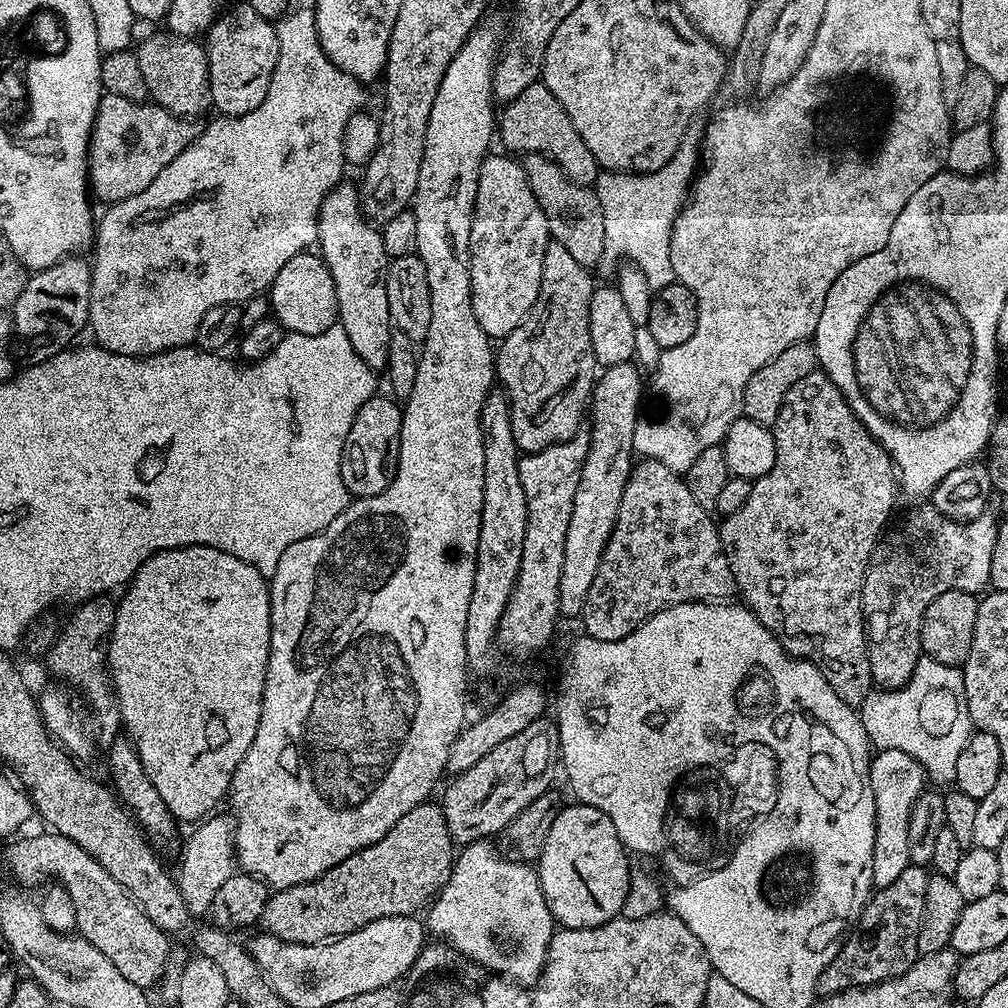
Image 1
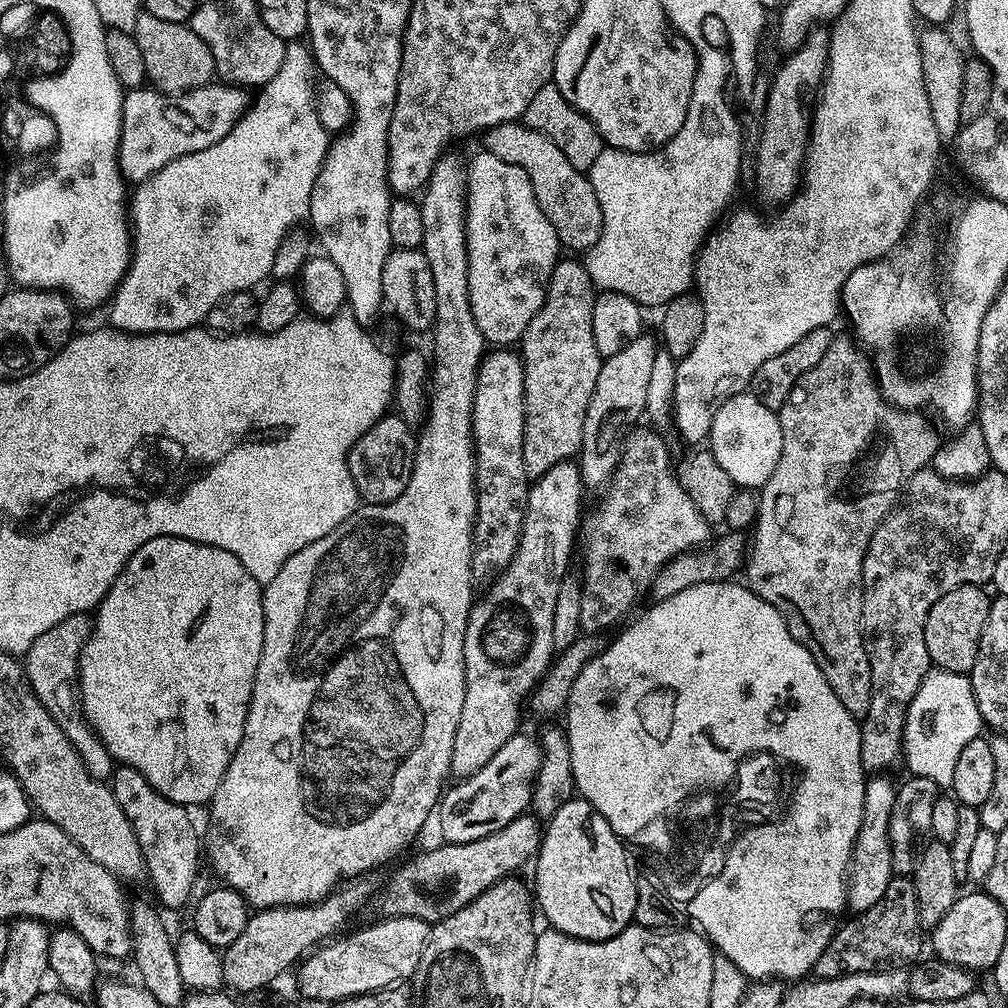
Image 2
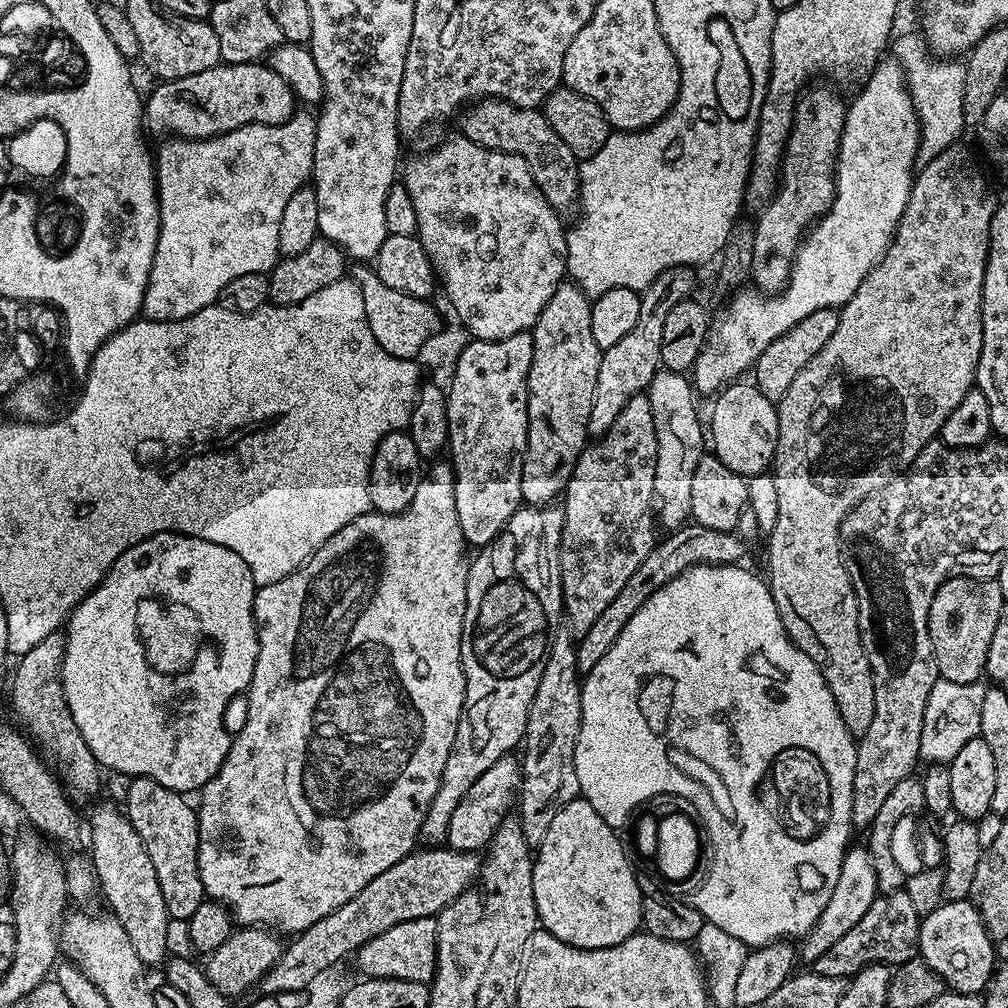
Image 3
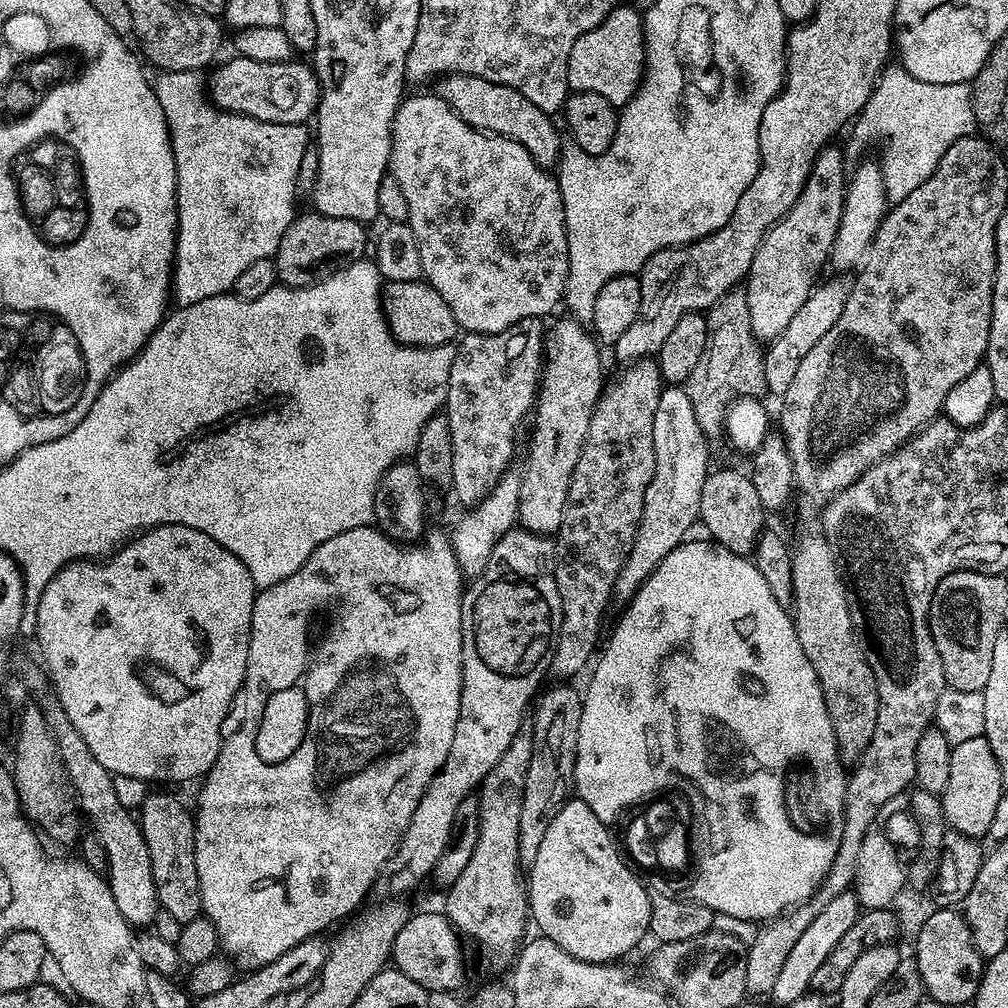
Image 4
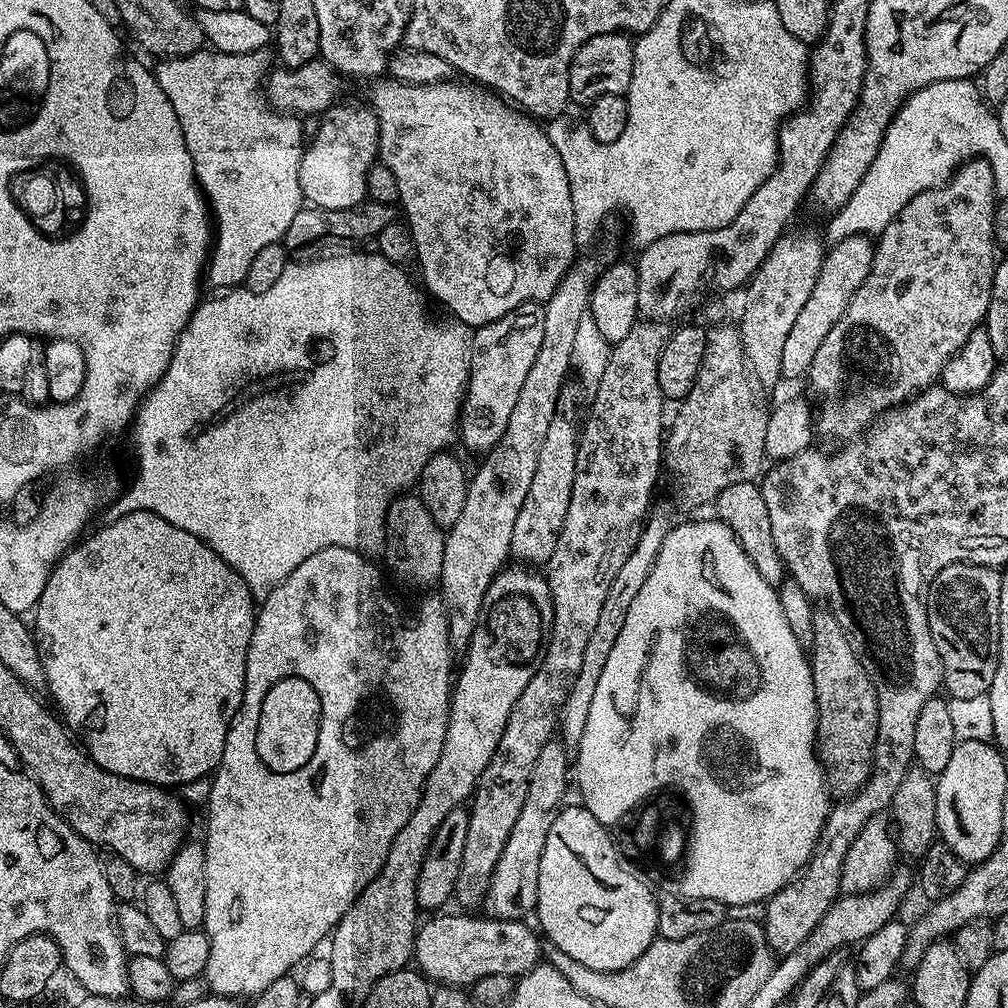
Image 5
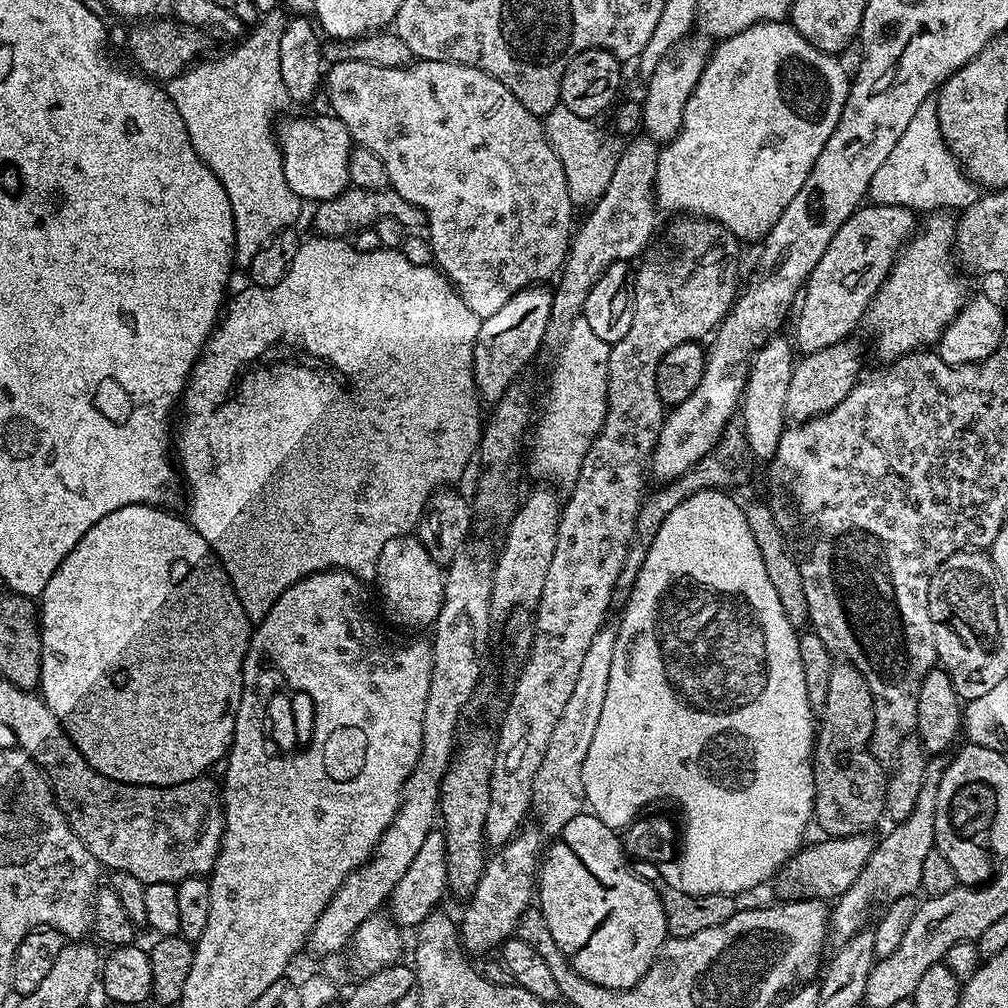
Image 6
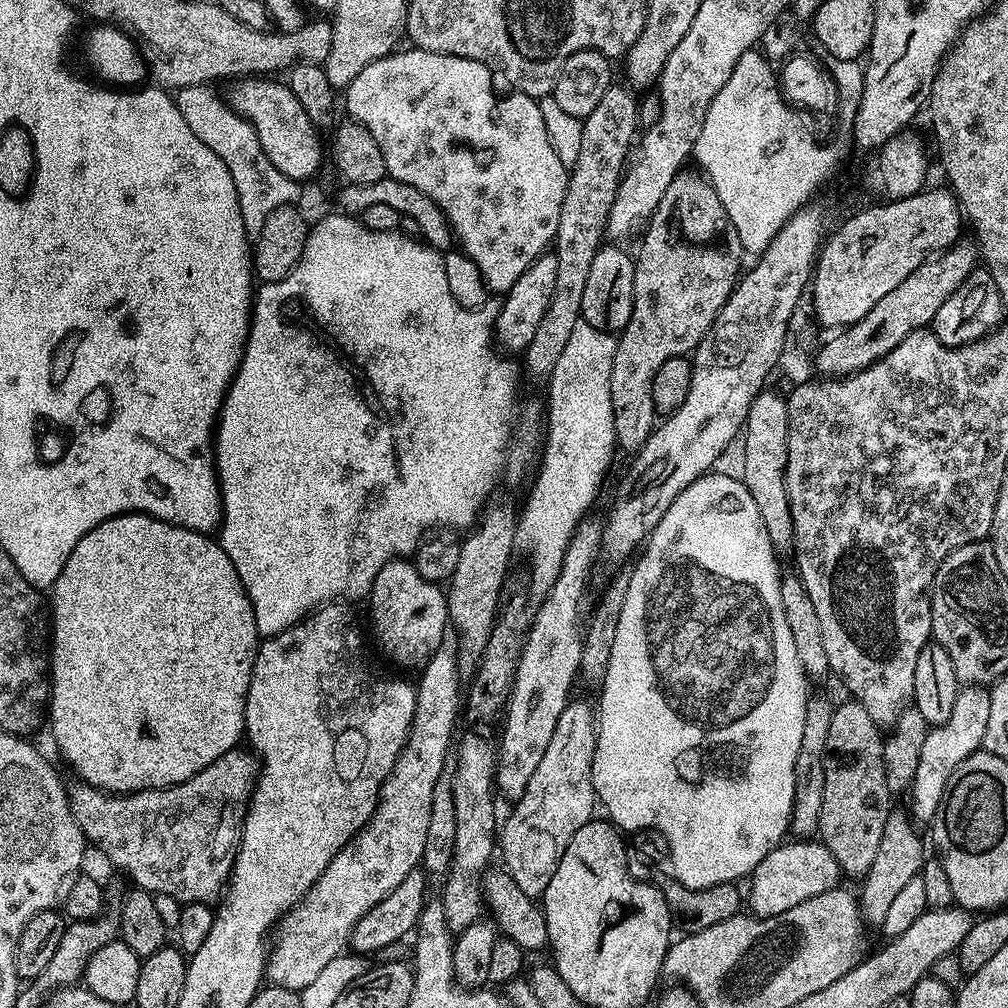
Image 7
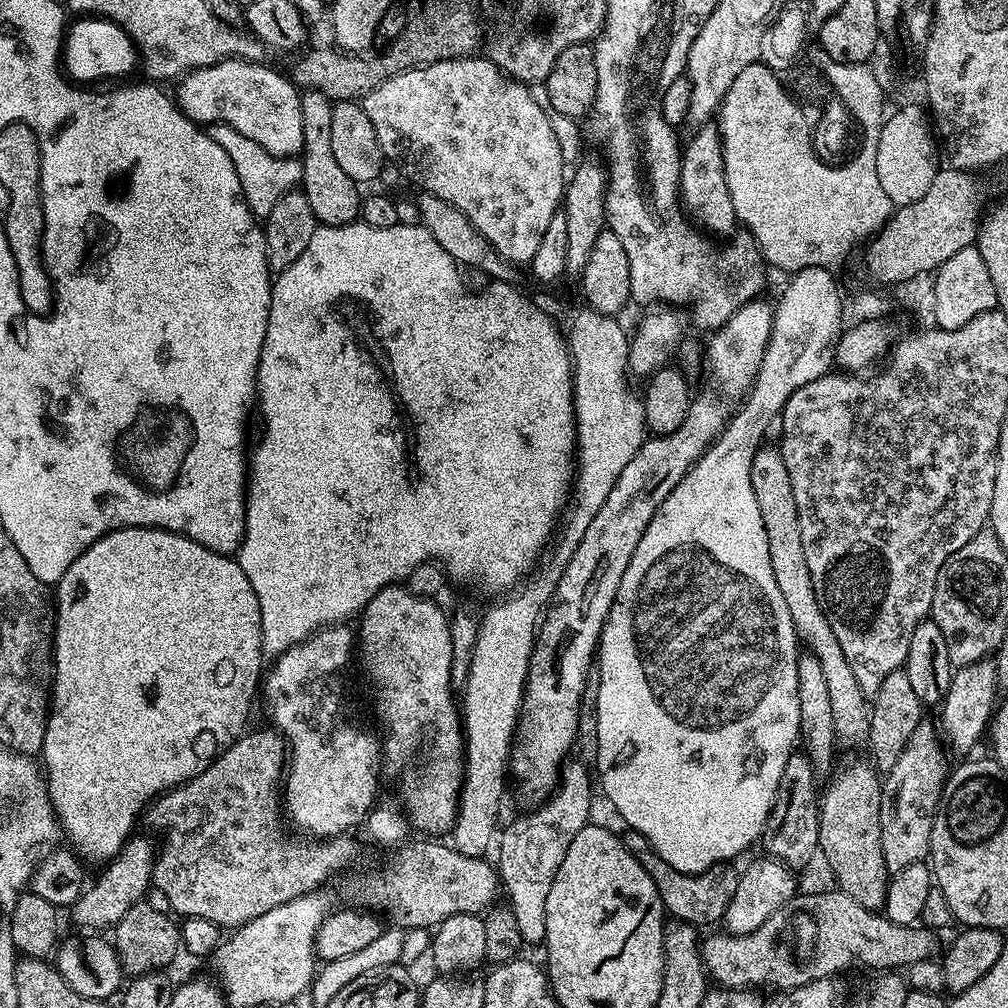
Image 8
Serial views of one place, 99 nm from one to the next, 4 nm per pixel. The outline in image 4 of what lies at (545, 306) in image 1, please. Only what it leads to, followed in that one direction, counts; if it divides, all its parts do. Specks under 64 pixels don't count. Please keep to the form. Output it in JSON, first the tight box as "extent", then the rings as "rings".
{"extent":[519,319,606,537],"rings":[[[568,319],[558,321],[546,332],[544,361],[534,405],[536,421],[532,424],[528,461],[522,467],[520,478],[519,527],[546,537],[559,532],[562,526],[570,478],[574,474],[574,466],[578,466],[578,458],[586,442],[586,430],[590,430],[590,418],[606,384],[604,368],[600,365],[601,345],[581,321]]]}

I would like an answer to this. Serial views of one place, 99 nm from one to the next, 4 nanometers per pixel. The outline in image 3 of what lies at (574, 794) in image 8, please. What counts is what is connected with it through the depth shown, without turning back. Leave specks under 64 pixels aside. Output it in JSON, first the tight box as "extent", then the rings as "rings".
{"extent":[646,368,704,530],"rings":[[[661,368],[648,384],[646,395],[653,411],[655,438],[658,441],[658,462],[655,463],[654,476],[656,517],[663,529],[677,530],[691,519],[691,479],[704,455],[704,426],[703,423],[701,426],[696,412],[693,385],[683,373]]]}

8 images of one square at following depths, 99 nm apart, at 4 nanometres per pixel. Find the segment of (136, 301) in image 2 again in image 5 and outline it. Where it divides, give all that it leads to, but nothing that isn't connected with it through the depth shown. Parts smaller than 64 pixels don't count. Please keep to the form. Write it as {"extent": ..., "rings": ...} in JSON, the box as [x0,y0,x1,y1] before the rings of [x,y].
{"extent":[154,50,306,290],"rings":[[[201,50],[189,56],[161,59],[157,63],[160,65],[154,68],[162,94],[170,98],[170,106],[174,106],[174,114],[178,114],[178,126],[182,126],[182,138],[186,138],[190,162],[194,162],[196,183],[204,193],[214,221],[206,280],[216,290],[232,290],[243,285],[250,262],[254,262],[255,256],[265,246],[283,241],[286,230],[290,230],[290,222],[294,222],[294,214],[298,214],[305,203],[298,182],[298,166],[306,141],[301,121],[295,115],[277,112],[266,103],[262,85],[270,71],[268,55],[267,51],[222,54],[215,50]]]}

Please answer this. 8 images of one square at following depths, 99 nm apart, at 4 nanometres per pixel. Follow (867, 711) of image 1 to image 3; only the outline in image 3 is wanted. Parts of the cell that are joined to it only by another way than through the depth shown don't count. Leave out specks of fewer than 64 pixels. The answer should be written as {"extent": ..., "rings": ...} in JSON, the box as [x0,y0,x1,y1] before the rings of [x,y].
{"extent":[920,679,985,762],"rings":[[[937,679],[934,690],[930,690],[930,698],[926,700],[926,714],[922,722],[922,742],[920,758],[924,762],[951,762],[954,754],[966,746],[966,742],[977,739],[982,722],[982,698],[985,685],[959,684],[949,680]]]}

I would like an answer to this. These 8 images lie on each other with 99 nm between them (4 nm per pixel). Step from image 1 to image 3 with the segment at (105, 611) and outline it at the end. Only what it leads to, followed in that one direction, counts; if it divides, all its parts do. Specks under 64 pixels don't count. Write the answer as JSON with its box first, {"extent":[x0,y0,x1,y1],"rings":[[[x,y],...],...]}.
{"extent":[10,630,102,802],"rings":[[[60,630],[46,634],[46,638],[42,638],[42,642],[34,646],[34,650],[19,657],[10,676],[12,706],[16,710],[17,718],[28,727],[27,735],[35,741],[39,751],[62,777],[67,795],[73,801],[79,802],[78,800],[88,800],[91,796],[99,794],[102,769],[94,754],[90,754],[90,746],[86,746],[86,741],[70,714],[70,706],[66,706],[66,694],[60,681],[60,667],[63,661],[64,632]]]}

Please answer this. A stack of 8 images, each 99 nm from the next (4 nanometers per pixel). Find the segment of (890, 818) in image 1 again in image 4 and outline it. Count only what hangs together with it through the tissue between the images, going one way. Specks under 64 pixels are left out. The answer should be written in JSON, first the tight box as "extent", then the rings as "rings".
{"extent":[771,891,861,1006],"rings":[[[855,891],[842,892],[836,898],[831,899],[829,904],[820,911],[818,918],[814,918],[814,922],[810,922],[810,926],[806,926],[806,931],[798,937],[798,943],[790,949],[786,963],[782,965],[782,971],[778,974],[778,979],[772,987],[771,999],[776,999],[784,1006],[790,1006],[798,998],[809,995],[812,979],[818,966],[822,966],[822,962],[828,957],[830,950],[834,950],[835,944],[846,935],[846,930],[850,930],[850,926],[854,926],[861,911],[860,899],[857,898]]]}

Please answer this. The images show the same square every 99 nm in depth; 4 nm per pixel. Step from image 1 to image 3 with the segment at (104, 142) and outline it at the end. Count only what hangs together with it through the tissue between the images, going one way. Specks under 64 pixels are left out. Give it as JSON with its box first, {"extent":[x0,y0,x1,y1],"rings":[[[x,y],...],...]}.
{"extent":[143,62,298,140],"rings":[[[257,62],[254,64],[215,64],[210,70],[202,70],[202,74],[190,74],[190,78],[178,78],[177,80],[166,80],[157,83],[157,88],[153,90],[149,96],[143,101],[144,105],[144,123],[147,131],[152,132],[168,132],[164,134],[171,134],[176,138],[183,138],[185,140],[208,140],[212,136],[221,136],[230,130],[238,130],[247,124],[284,124],[298,108],[298,101],[292,87],[286,82],[286,78],[282,78],[275,70],[268,67],[267,63]]]}

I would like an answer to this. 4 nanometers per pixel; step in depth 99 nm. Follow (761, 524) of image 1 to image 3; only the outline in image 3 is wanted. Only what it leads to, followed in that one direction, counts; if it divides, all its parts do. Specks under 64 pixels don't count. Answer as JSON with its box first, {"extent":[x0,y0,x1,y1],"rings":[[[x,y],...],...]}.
{"extent":[766,142,998,738],"rings":[[[956,142],[938,153],[934,159],[927,161],[915,173],[912,189],[910,190],[910,198],[906,202],[906,210],[900,219],[900,225],[897,226],[896,232],[892,236],[892,244],[886,250],[886,254],[876,263],[870,270],[870,274],[866,274],[866,278],[862,278],[862,286],[858,286],[858,290],[854,290],[854,298],[850,298],[850,302],[846,302],[843,308],[839,309],[840,321],[838,322],[838,330],[834,330],[834,335],[826,341],[826,346],[822,346],[822,350],[818,350],[818,354],[814,354],[814,358],[810,358],[810,362],[806,362],[806,366],[802,366],[802,370],[798,370],[798,378],[794,378],[794,382],[790,382],[790,390],[786,390],[786,394],[778,401],[777,418],[778,418],[778,434],[775,459],[770,465],[770,475],[774,478],[774,488],[778,490],[778,522],[774,526],[772,532],[767,533],[768,540],[768,576],[766,575],[766,583],[768,589],[772,591],[774,598],[774,606],[778,606],[778,614],[782,618],[782,626],[786,630],[786,634],[792,639],[799,648],[801,648],[810,659],[818,666],[818,670],[822,674],[822,678],[826,678],[826,686],[830,690],[830,694],[834,694],[834,702],[838,706],[838,714],[842,714],[842,722],[846,722],[846,726],[852,732],[853,737],[859,738],[864,735],[866,730],[870,730],[870,722],[874,722],[874,678],[872,677],[872,667],[866,658],[866,650],[862,646],[862,638],[860,637],[860,627],[858,626],[858,602],[856,591],[852,585],[852,579],[848,573],[848,565],[846,557],[842,551],[842,541],[840,539],[840,527],[846,516],[852,512],[852,509],[858,507],[860,501],[869,499],[881,490],[887,488],[888,483],[897,475],[898,469],[907,470],[912,467],[912,464],[918,458],[927,444],[933,443],[940,435],[940,427],[946,422],[946,418],[950,418],[950,414],[958,406],[958,402],[962,402],[962,398],[966,398],[966,394],[973,391],[976,382],[976,367],[978,366],[978,358],[982,354],[982,286],[984,285],[984,267],[988,265],[988,231],[992,225],[992,219],[996,213],[996,205],[998,197],[988,189],[988,180],[982,173],[976,169],[976,160],[967,152],[961,145]]]}

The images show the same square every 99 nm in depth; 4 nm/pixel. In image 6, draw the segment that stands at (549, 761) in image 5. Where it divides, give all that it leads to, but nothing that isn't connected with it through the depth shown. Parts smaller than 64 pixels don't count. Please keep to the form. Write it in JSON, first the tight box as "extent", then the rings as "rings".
{"extent":[458,827,542,953],"rings":[[[535,827],[527,828],[517,832],[508,843],[487,857],[482,878],[471,896],[467,897],[464,917],[458,920],[460,942],[465,953],[488,952],[503,945],[505,940],[513,939],[522,914],[533,907],[538,869],[542,863],[542,836]]]}

